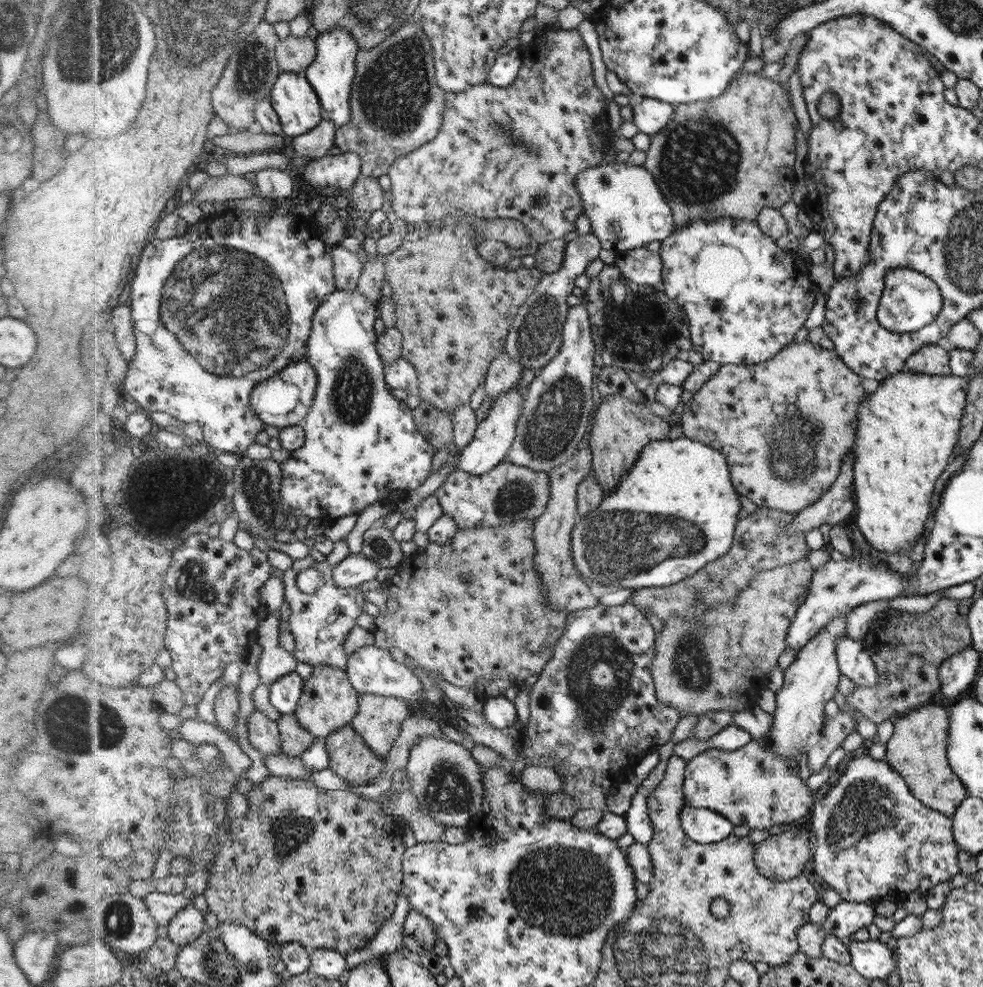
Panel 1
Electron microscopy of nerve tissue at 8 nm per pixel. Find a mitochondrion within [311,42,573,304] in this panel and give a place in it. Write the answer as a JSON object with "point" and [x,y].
{"point":[504,128]}

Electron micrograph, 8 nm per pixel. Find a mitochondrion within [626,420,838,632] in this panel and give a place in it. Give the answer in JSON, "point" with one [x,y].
{"point":[700,598]}

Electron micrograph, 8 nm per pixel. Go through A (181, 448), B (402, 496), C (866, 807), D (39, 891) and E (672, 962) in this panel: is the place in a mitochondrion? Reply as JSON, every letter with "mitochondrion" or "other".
{"A":"other","B":"other","C":"mitochondrion","D":"other","E":"mitochondrion"}

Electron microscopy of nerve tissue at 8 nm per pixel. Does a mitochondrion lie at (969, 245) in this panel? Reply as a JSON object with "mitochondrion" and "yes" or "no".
{"mitochondrion":"yes"}

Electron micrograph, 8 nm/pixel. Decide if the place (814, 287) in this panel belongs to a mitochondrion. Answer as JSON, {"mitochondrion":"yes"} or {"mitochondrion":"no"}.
{"mitochondrion":"no"}

